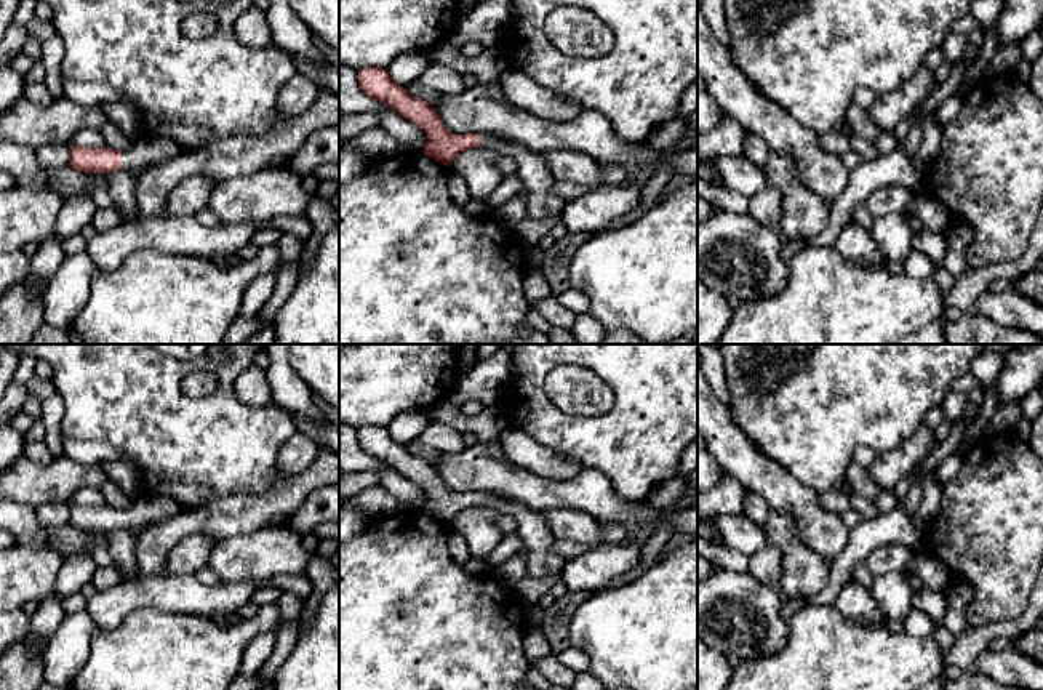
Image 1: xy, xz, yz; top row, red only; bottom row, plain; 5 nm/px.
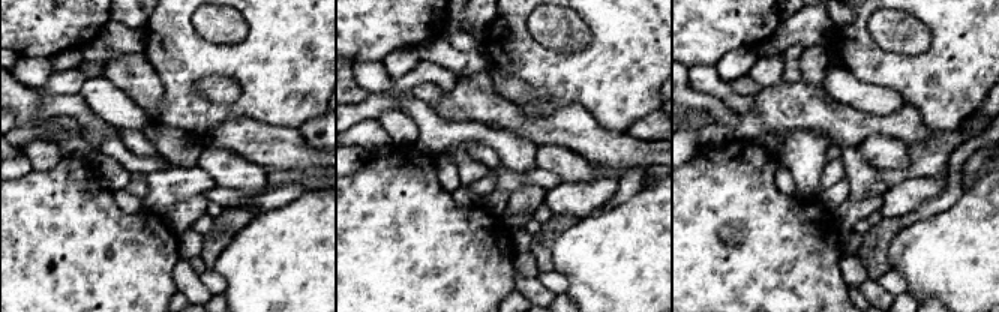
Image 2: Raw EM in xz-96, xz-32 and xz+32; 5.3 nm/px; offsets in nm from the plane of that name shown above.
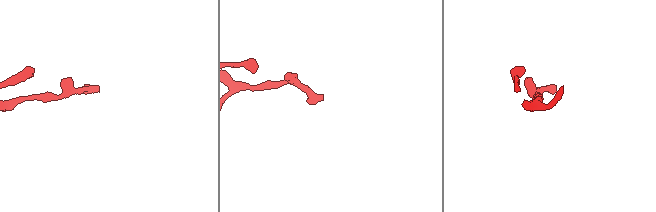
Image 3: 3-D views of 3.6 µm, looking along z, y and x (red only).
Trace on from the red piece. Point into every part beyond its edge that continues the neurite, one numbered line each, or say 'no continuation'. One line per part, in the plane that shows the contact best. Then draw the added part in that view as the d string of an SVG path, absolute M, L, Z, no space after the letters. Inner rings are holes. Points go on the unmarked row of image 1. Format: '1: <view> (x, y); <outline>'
1: xy (146, 509); M141 491L134 496L133 506L122 511L122 528L139 530L146 525L166 520L181 511L182 507L170 498Z

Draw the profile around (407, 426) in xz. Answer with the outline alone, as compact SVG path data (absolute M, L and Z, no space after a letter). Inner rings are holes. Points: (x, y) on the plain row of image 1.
M410 410L400 413L387 424L394 442L408 447L430 424L427 410Z

